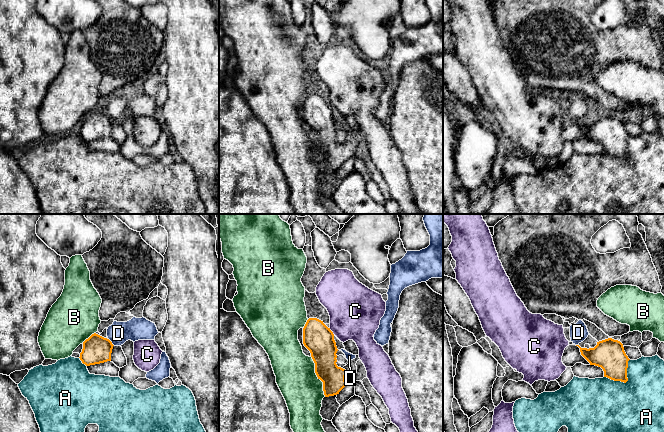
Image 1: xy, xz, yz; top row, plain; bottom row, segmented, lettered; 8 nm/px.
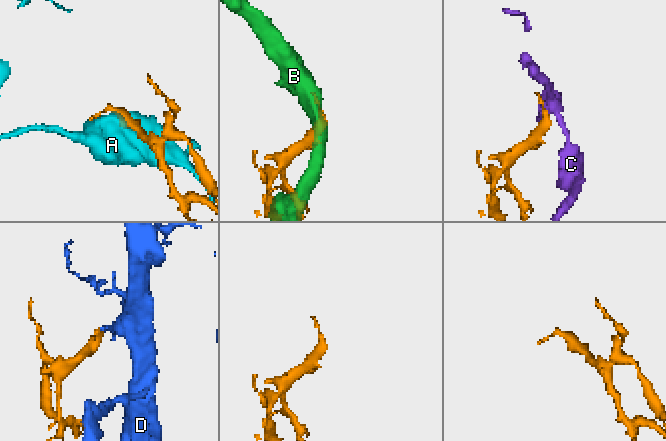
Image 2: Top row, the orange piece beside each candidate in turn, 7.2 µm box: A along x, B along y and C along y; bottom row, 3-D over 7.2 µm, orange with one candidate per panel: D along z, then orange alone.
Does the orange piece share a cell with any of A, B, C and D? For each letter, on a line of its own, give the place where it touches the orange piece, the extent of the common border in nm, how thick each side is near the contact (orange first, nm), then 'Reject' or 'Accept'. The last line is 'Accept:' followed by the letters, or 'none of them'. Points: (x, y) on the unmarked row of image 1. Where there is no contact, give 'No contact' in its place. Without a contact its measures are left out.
A: Touches orange at yz (626, 157). Shared border 260 nm. Thickness 240 nm (orange) against 480 nm. Reject
B: Touches orange at xz (317, 152). Shared border 340 nm. Thickness 220 nm (orange) against 320 nm. Reject
C: Touches orange at xz (331, 107). Shared border 80 nm. Thickness 240 nm (orange) against 420 nm. Reject
D: Touches orange at xy (111, 118). Shared border 80 nm. Thickness 220 nm (orange) against 180 nm. Accept
Accept: D

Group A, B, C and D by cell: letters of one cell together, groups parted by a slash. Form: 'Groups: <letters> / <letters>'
Groups: A / B / C / D

